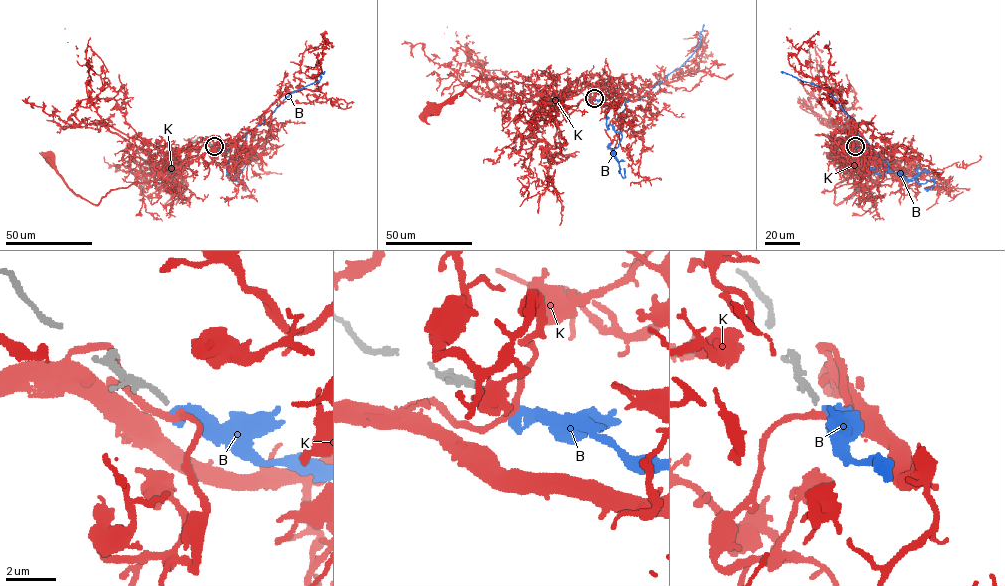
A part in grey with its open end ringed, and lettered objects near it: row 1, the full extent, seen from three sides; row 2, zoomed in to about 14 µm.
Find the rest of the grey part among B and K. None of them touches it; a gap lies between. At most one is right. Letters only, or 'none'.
B

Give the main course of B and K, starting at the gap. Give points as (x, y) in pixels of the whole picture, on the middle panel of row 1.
B: (594, 99), (609, 105), (606, 118), (608, 128), (625, 108), (625, 103), (644, 97), (694, 52), (704, 24)
K: (594, 98), (559, 109), (532, 86), (509, 78), (479, 77), (454, 98), (434, 104), (429, 110)

